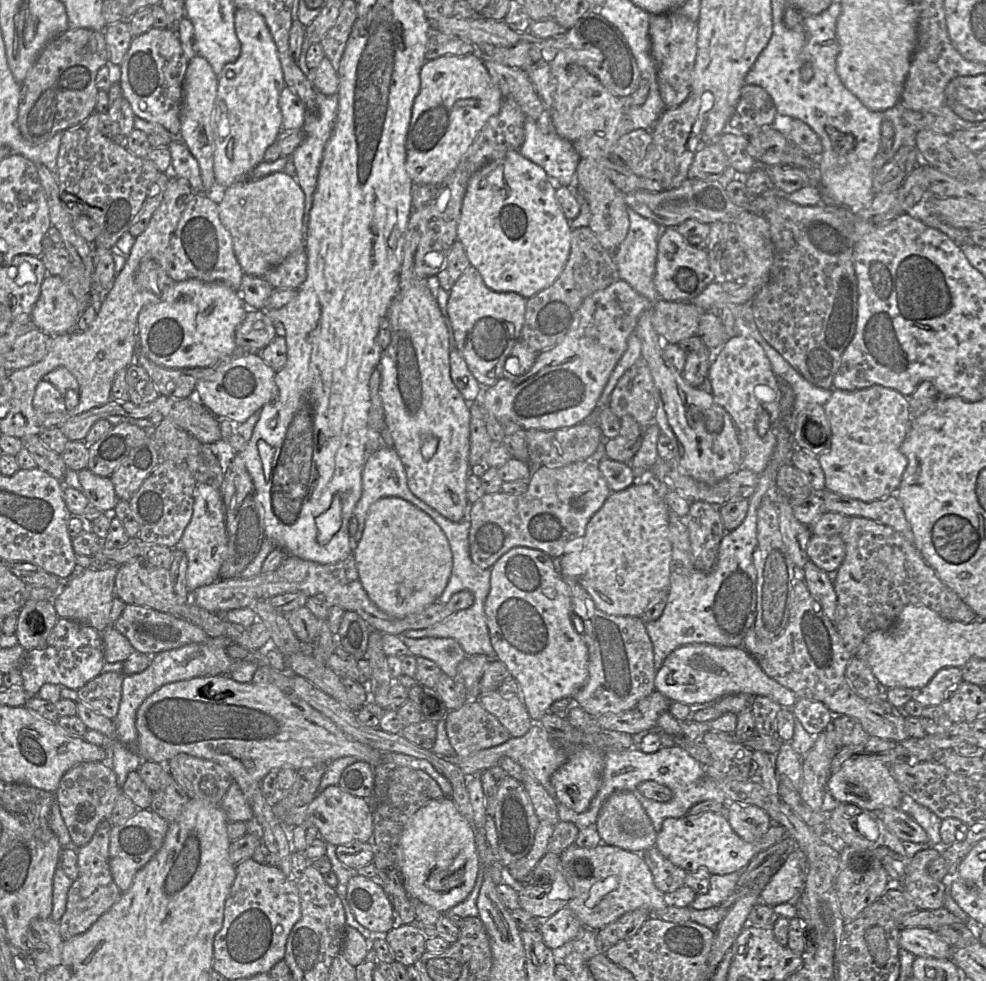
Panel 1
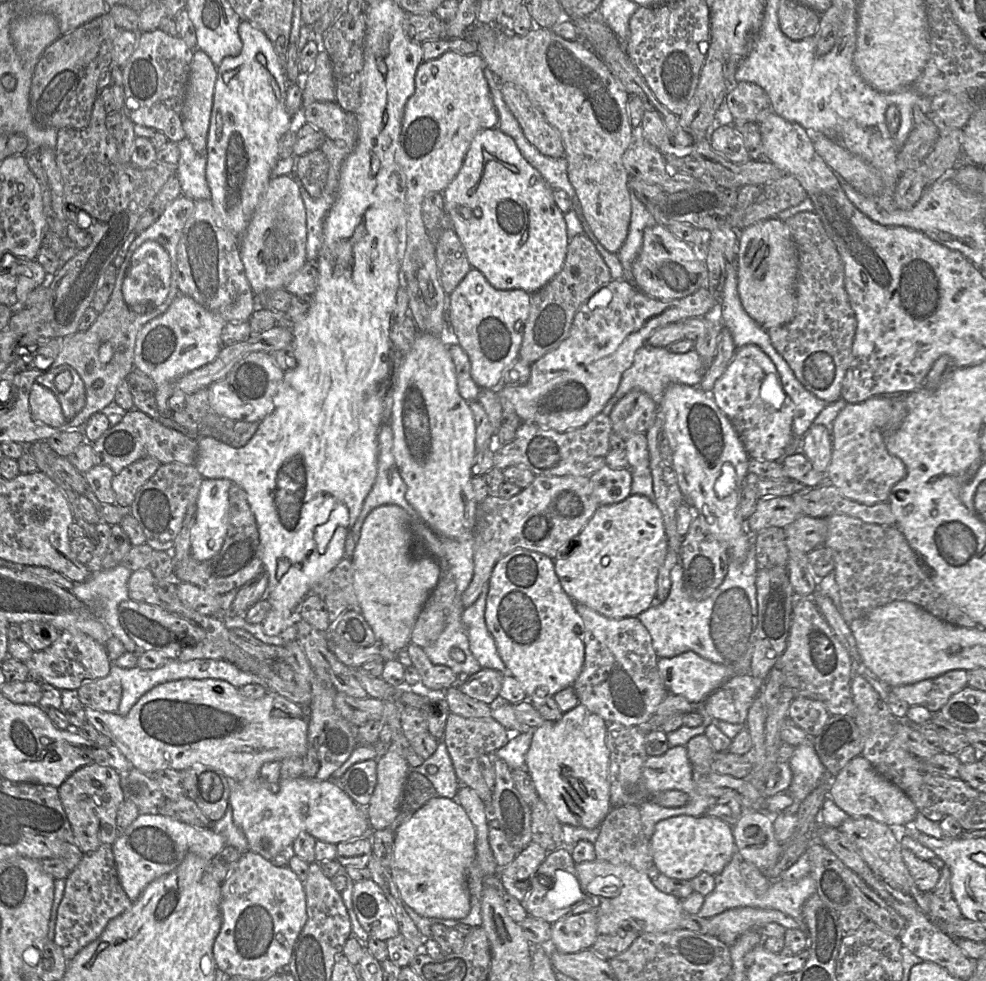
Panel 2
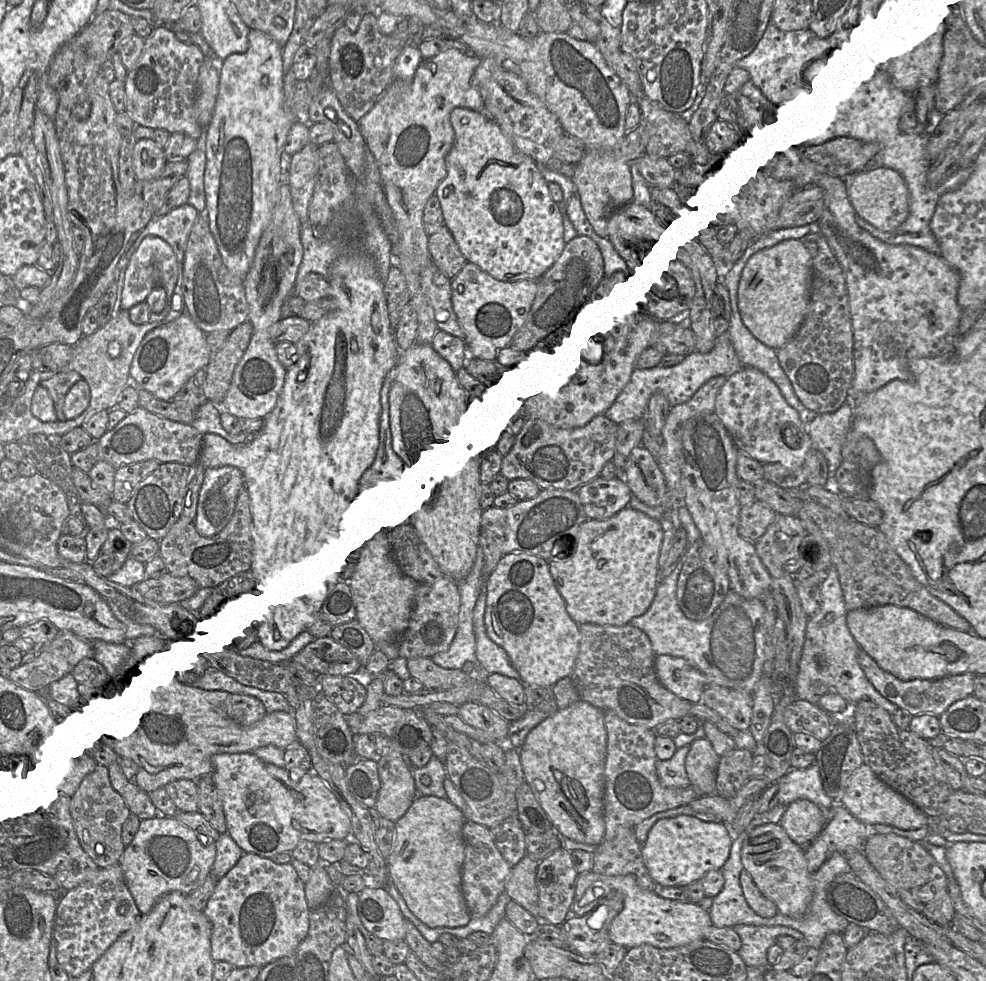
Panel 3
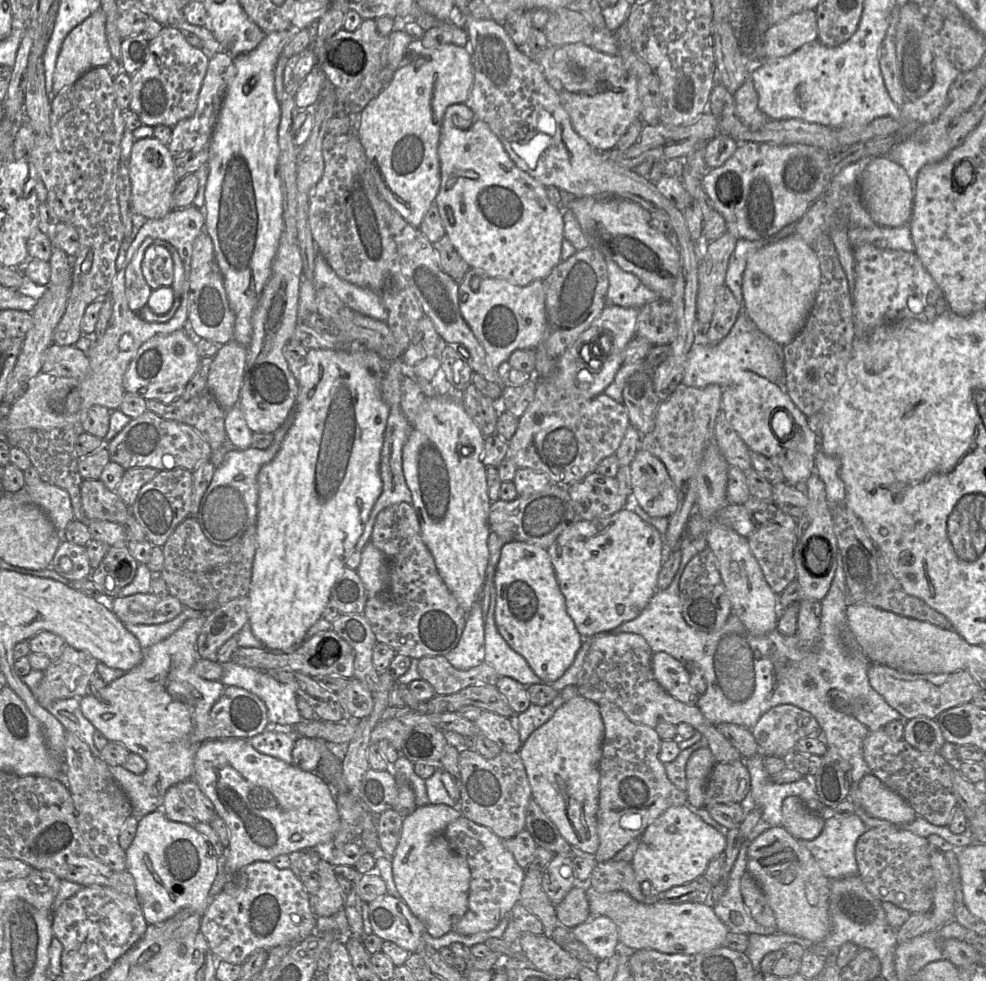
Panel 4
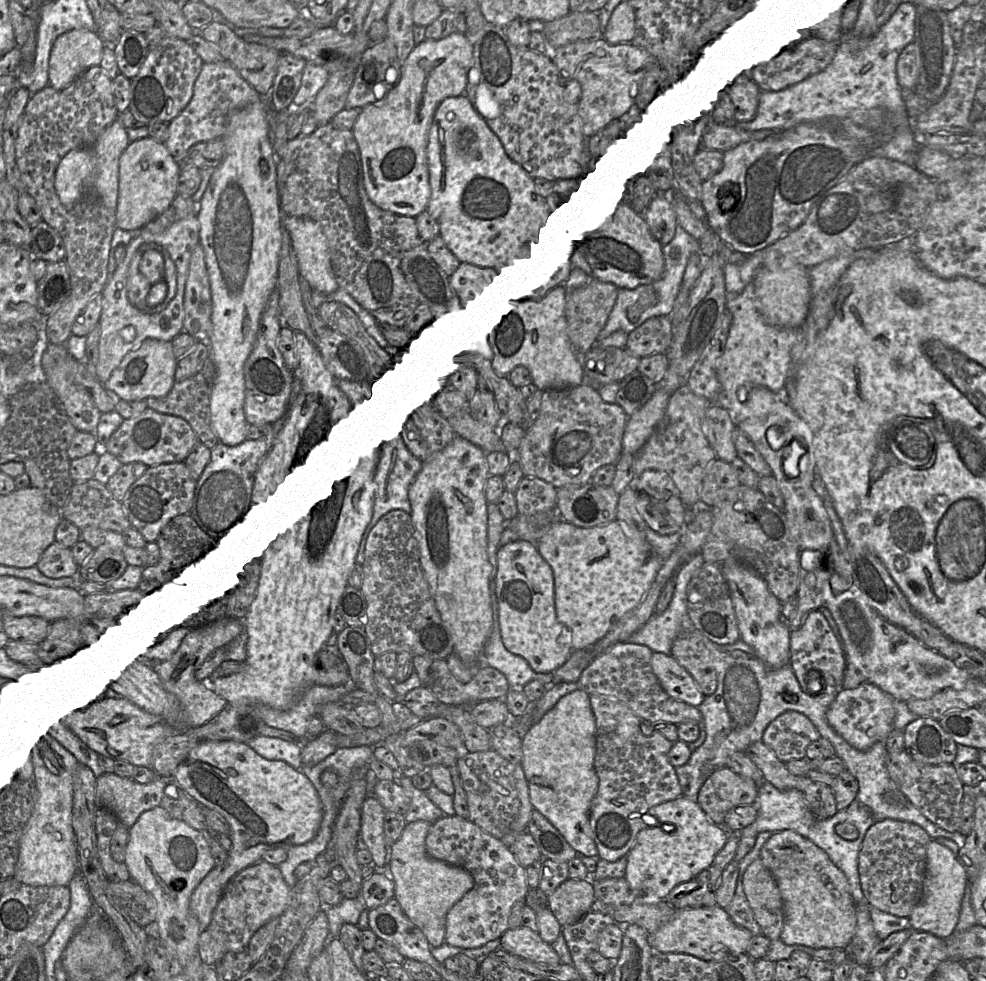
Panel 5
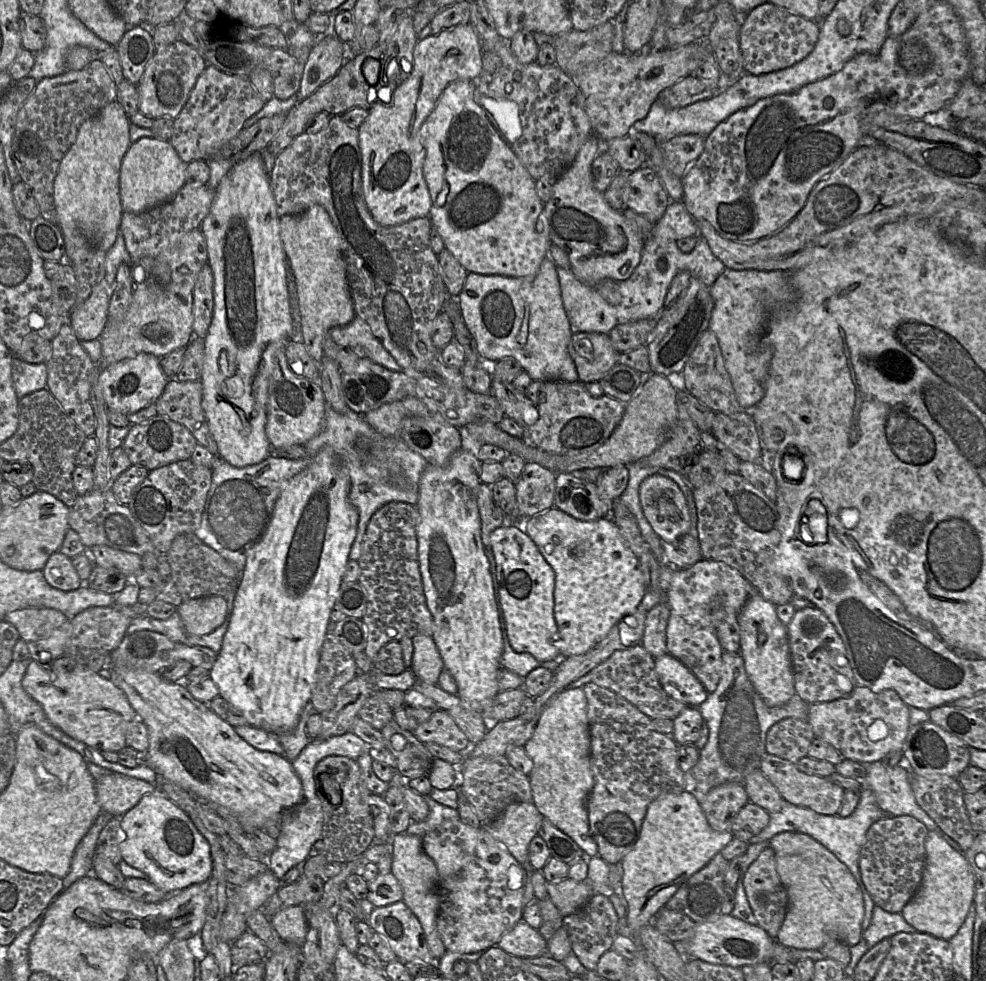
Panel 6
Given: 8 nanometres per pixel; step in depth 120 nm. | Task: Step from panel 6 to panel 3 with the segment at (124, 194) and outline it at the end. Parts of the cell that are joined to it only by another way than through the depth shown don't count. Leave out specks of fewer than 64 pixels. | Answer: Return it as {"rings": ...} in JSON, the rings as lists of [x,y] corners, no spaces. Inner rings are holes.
{"rings":[[[153,139],[137,140],[132,161],[136,180],[140,181],[157,178],[167,162],[164,148],[159,147]]]}

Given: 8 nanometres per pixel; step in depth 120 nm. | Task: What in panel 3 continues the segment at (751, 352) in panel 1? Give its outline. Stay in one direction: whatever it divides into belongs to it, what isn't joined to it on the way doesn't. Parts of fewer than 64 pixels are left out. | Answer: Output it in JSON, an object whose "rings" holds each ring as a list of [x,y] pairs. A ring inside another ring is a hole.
{"rings":[[[741,364],[723,379],[718,388],[715,414],[738,451],[762,464],[780,463],[786,468],[798,468],[811,448],[810,436],[799,413],[787,403],[775,379],[757,364]]]}

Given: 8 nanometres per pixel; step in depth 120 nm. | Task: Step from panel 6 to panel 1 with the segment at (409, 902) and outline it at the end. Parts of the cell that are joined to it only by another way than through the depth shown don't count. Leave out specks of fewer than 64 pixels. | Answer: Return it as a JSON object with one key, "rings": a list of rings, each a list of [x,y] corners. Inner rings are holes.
{"rings":[[[453,799],[433,800],[407,822],[400,838],[400,871],[410,898],[416,898],[441,913],[464,901],[471,893],[480,868],[474,830]]]}

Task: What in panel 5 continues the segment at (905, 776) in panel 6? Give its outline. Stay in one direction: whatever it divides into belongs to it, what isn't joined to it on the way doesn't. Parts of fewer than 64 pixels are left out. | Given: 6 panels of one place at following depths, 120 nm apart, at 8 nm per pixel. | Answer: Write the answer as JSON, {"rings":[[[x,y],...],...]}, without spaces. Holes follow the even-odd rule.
{"rings":[[[832,727],[829,742],[833,745],[836,756],[844,761],[847,770],[858,782],[859,790],[857,800],[869,807],[876,821],[885,819],[906,821],[923,828],[932,839],[944,837],[954,841],[960,848],[965,844],[966,836],[960,832],[948,832],[929,821],[902,793],[891,779],[887,769],[888,751],[885,742],[877,742],[870,749],[860,751],[852,747]]]}

